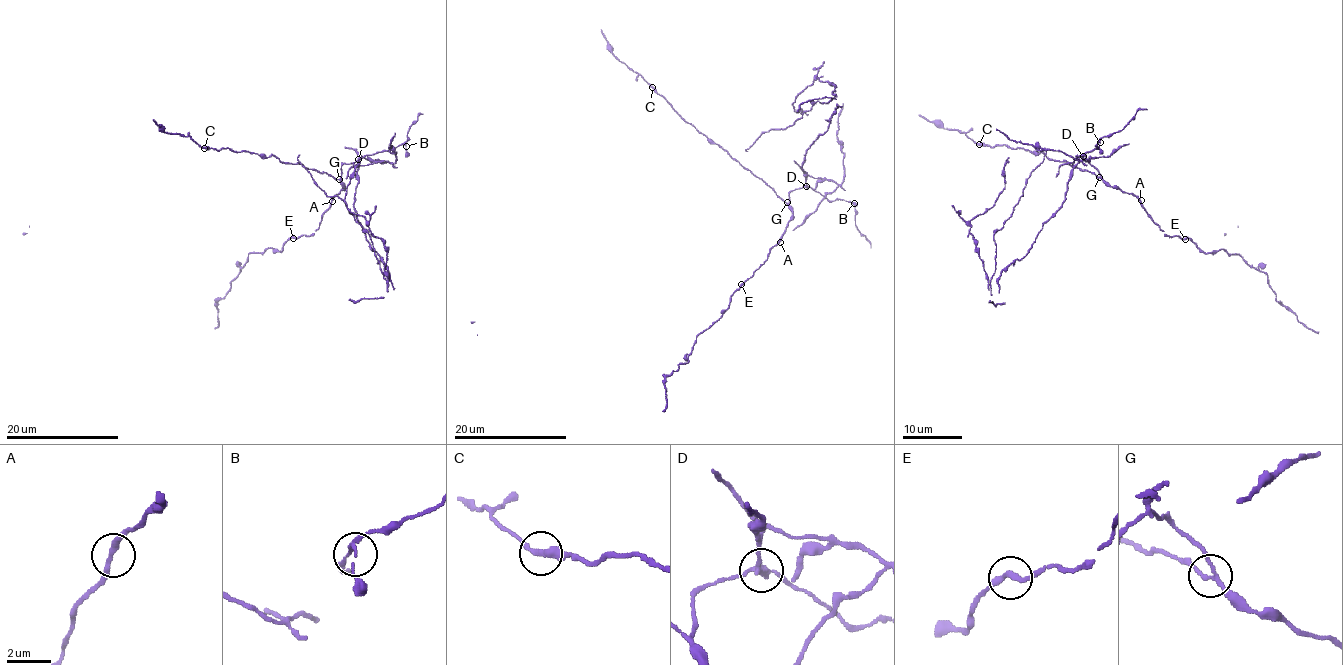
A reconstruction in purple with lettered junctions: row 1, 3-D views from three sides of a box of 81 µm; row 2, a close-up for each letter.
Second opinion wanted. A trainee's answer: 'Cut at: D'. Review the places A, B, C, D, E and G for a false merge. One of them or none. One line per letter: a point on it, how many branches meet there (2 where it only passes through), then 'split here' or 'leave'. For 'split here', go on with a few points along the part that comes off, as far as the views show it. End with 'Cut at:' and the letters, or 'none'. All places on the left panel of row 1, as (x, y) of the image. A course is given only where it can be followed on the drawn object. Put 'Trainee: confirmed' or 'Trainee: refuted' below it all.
A: place (332, 201); branches 2; leave
B: place (406, 146); branches 3; leave
C: place (204, 148); branches 2; leave
D: place (358, 159); branches 3; split here; course (359, 159), (353, 210), (388, 272), (387, 281), (369, 232), (345, 203), (317, 184), (300, 155)
E: place (293, 238); branches 2; leave
G: place (339, 179); branches 3; leave
Cut at: D
Trainee: confirmed

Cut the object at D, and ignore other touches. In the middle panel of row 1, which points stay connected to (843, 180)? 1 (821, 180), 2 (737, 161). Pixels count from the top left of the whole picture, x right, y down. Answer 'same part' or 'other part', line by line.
1: same part
2: other part

